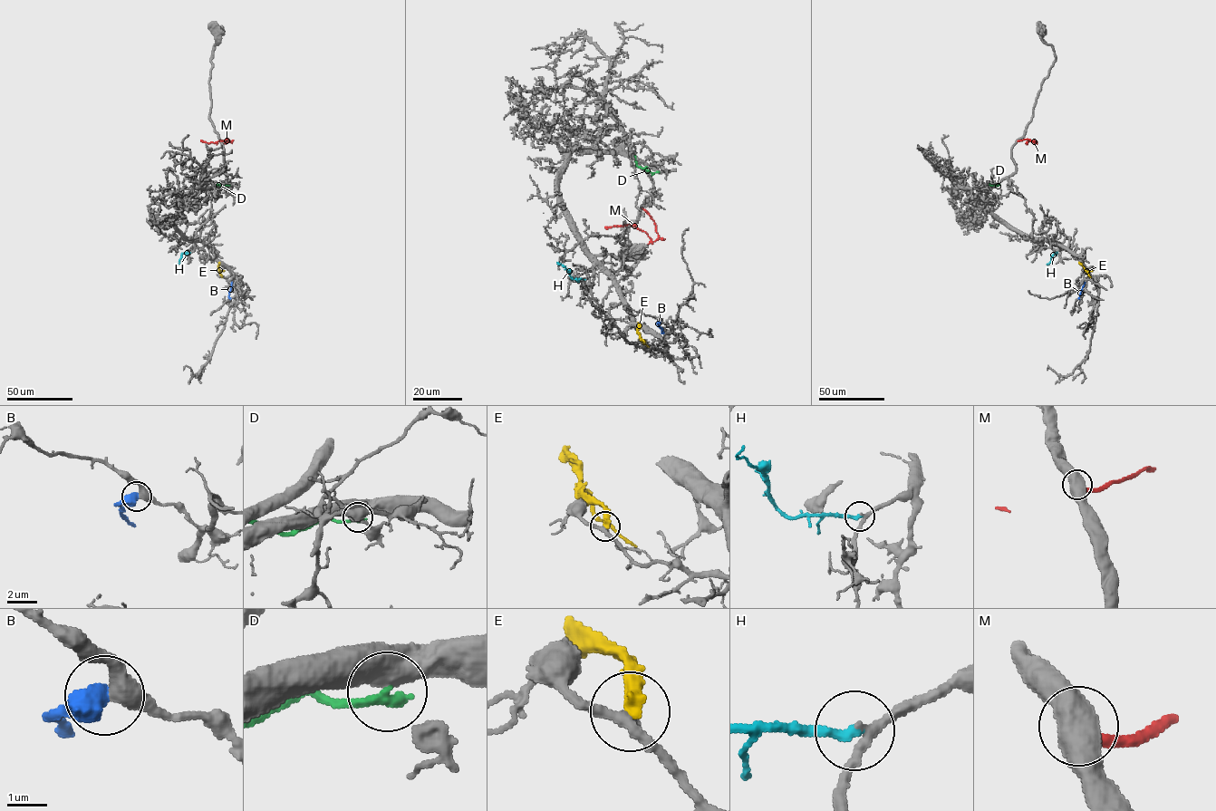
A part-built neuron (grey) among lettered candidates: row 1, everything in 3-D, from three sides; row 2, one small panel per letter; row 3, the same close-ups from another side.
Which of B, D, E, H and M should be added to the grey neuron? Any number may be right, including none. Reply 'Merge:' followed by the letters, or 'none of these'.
Merge: H

